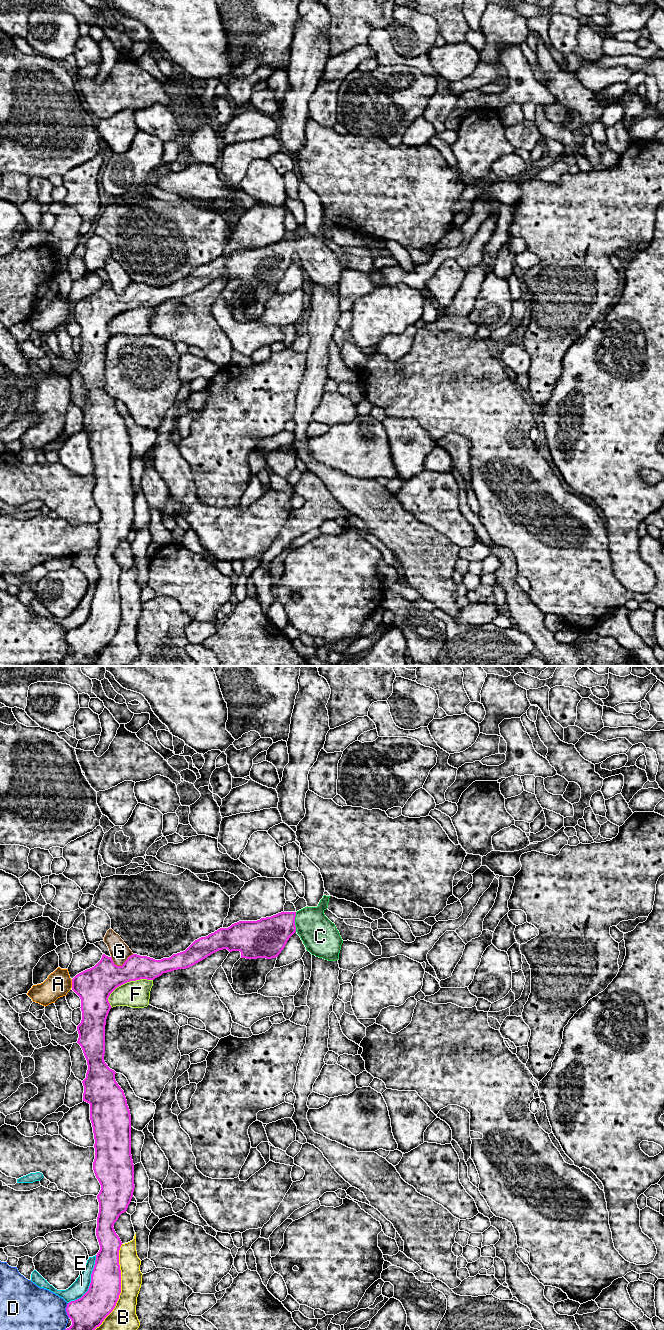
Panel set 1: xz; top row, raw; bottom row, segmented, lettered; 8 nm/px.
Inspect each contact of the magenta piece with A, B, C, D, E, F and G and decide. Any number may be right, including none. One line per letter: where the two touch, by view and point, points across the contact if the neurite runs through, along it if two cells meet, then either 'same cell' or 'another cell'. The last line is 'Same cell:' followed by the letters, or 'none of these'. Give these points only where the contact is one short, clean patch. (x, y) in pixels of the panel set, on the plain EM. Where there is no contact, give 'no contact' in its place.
A: xz (72, 311) | along xz (71, 307), (72, 315) | another cell
B: xz (120, 619) | another cell
C: xz (294, 250) | across xz (267, 265), (283, 253), (294, 250), (306, 250), (320, 264) | same cell
D: xz (66, 638) | along xz (67, 631), (66, 642), (69, 645) | another cell
E: xz (91, 610) | another cell
F: xz (125, 310) | another cell
G: xz (123, 292) | another cell
Same cell: C

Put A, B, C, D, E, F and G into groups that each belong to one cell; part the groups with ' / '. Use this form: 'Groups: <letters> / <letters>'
Groups: A / B / C / D / E / F / G

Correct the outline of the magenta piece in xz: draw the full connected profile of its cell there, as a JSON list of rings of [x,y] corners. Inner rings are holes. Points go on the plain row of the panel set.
[[[324,223],[317,235],[305,235],[297,240],[281,240],[257,249],[239,249],[228,256],[220,256],[206,265],[195,268],[185,279],[173,282],[169,286],[155,288],[147,284],[133,282],[122,294],[114,292],[112,285],[105,282],[92,296],[77,302],[72,307],[72,318],[81,327],[82,348],[77,354],[81,374],[87,388],[88,398],[82,409],[83,429],[90,432],[90,448],[95,467],[95,487],[93,498],[101,518],[97,523],[99,541],[96,564],[100,578],[96,583],[88,619],[79,627],[67,632],[66,640],[72,653],[63,658],[61,666],[90,666],[92,660],[113,639],[121,621],[121,598],[119,578],[122,570],[114,558],[114,551],[126,540],[134,520],[134,492],[131,483],[131,443],[124,419],[115,408],[116,400],[104,389],[105,353],[110,337],[108,326],[119,314],[140,307],[154,308],[163,301],[189,296],[211,282],[227,277],[240,279],[241,286],[272,287],[278,285],[289,266],[296,260],[306,278],[316,285],[328,289],[339,287],[343,268],[334,251],[324,242],[328,236],[330,224]]]

